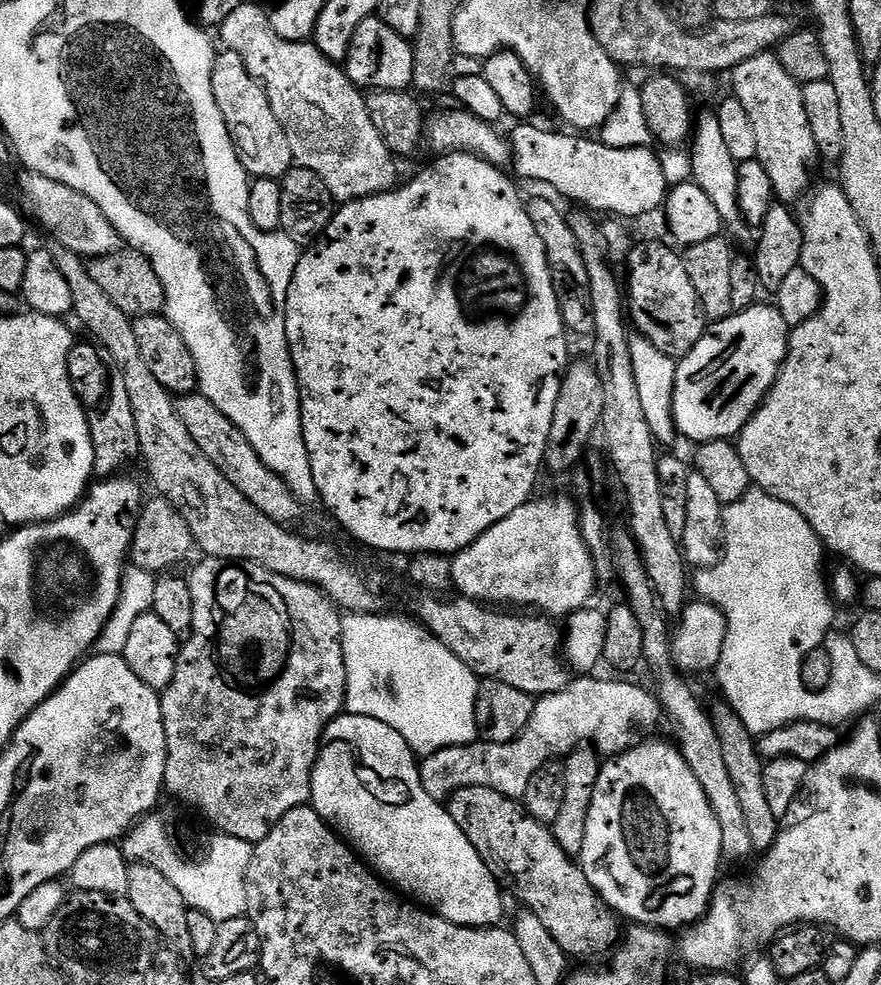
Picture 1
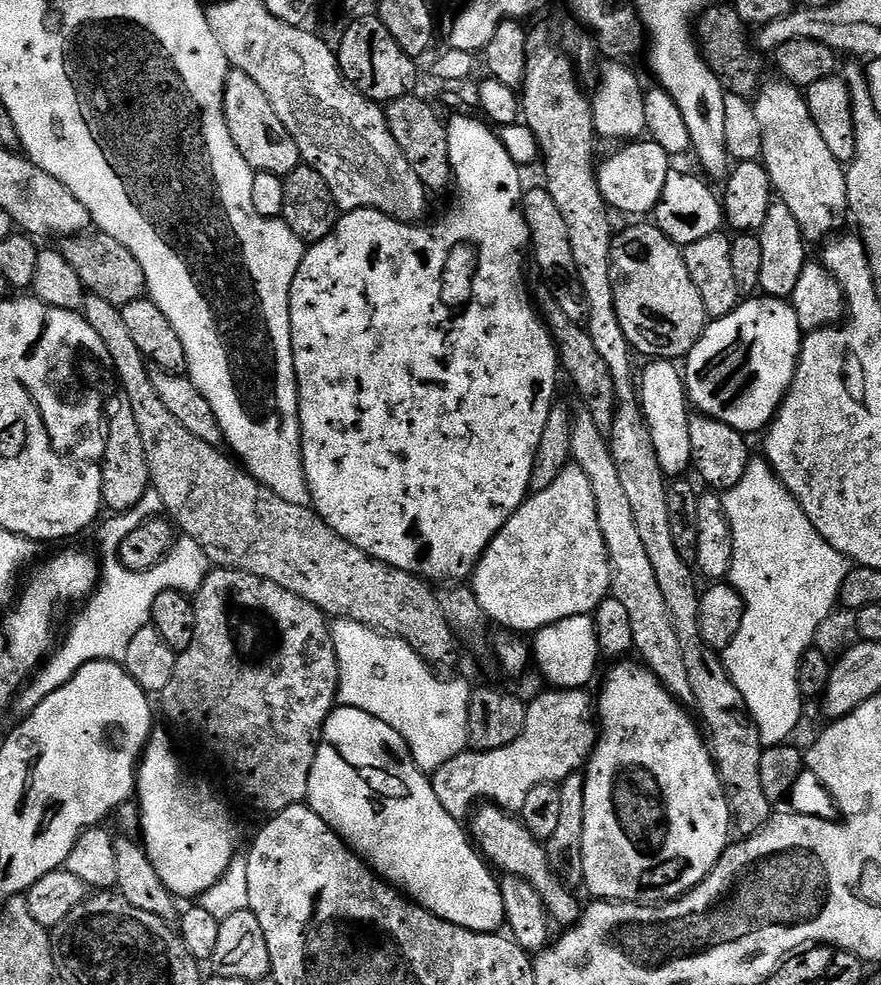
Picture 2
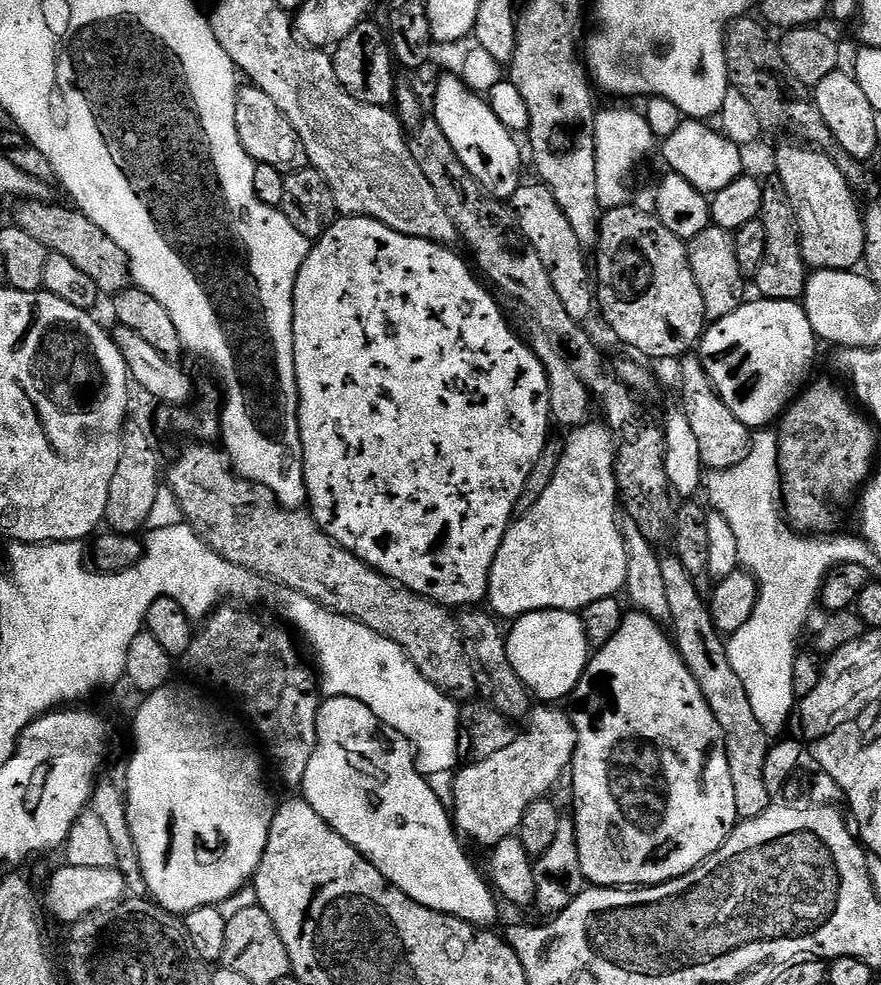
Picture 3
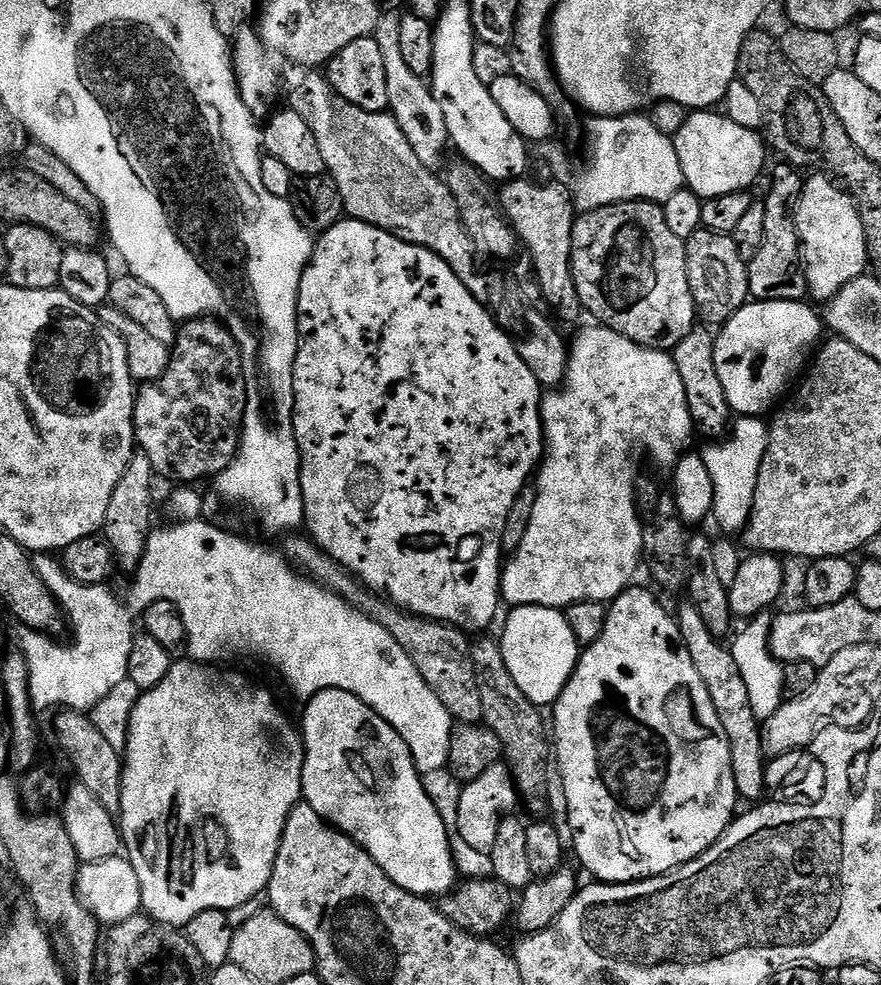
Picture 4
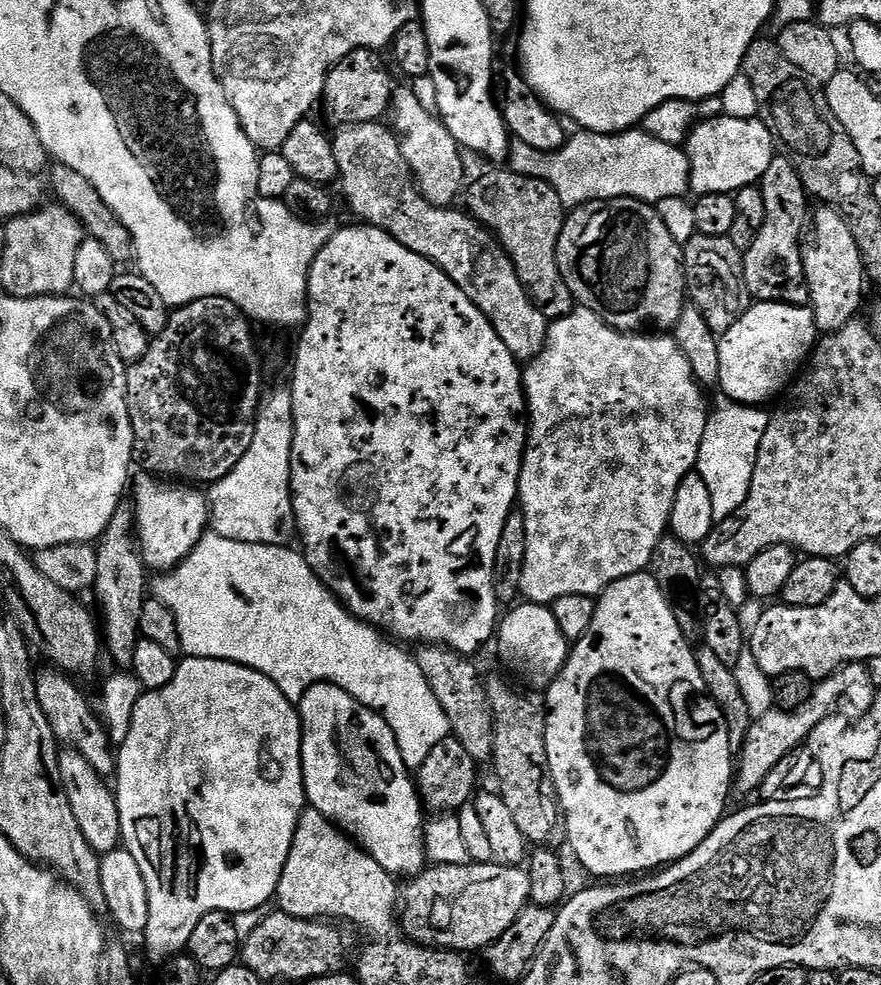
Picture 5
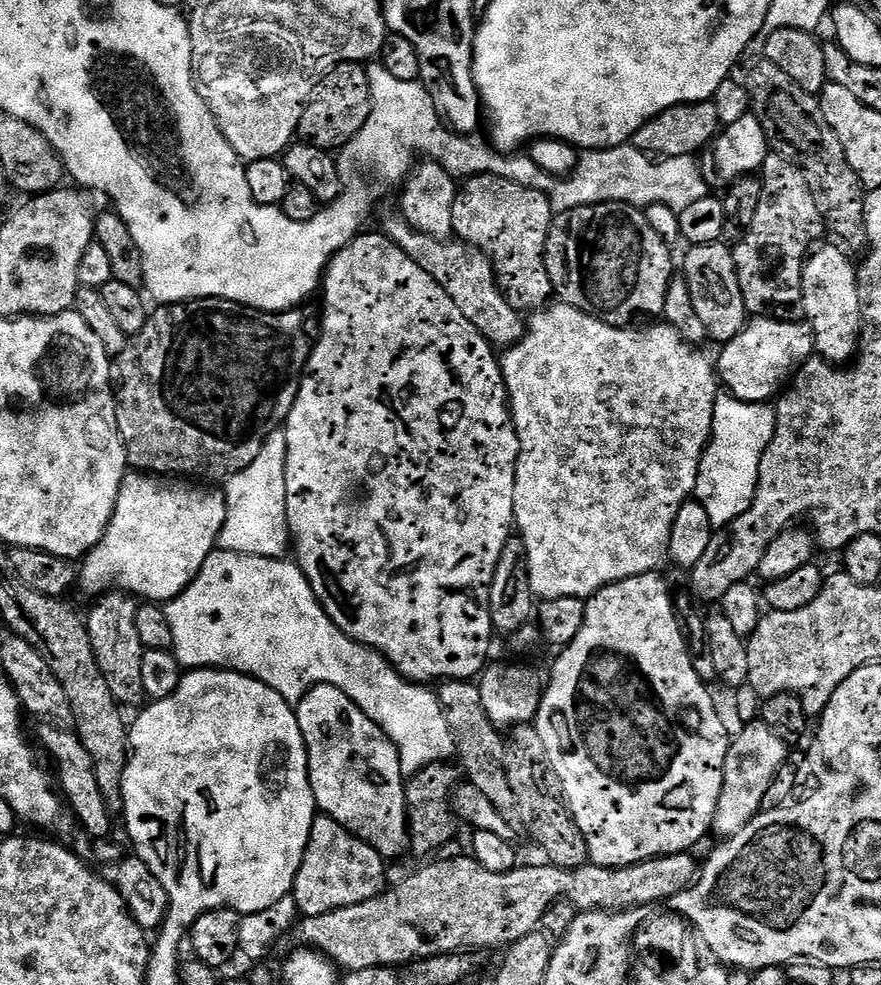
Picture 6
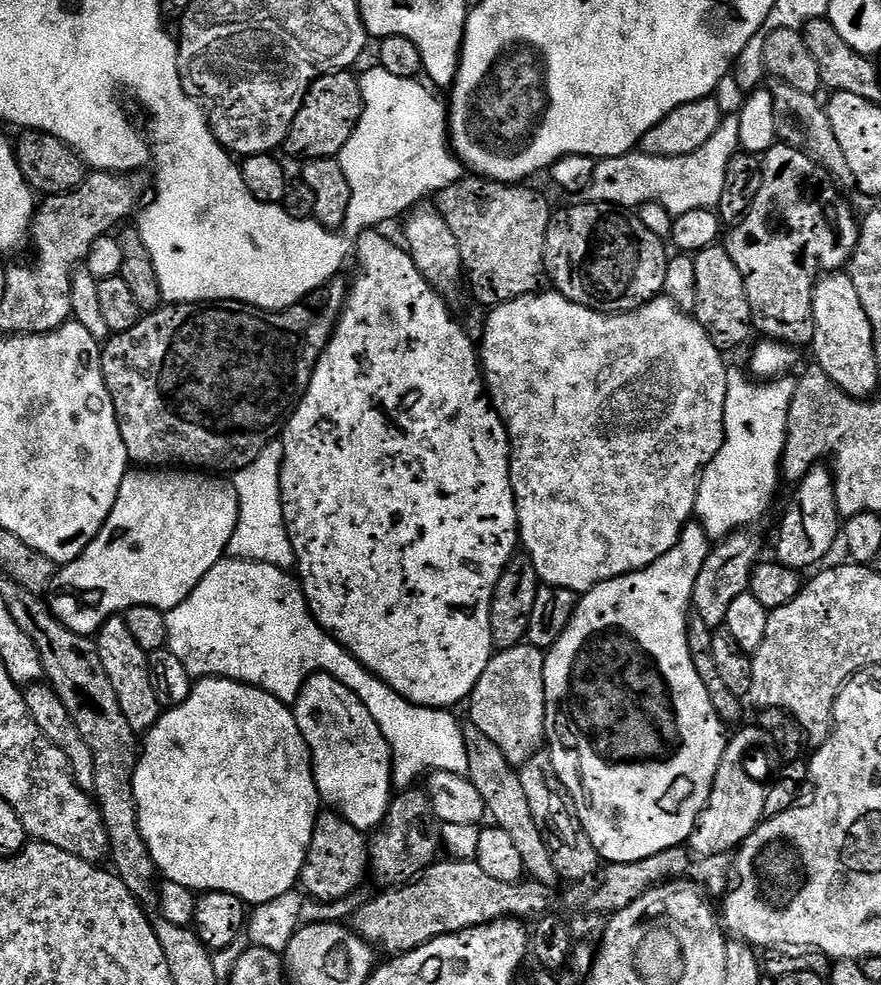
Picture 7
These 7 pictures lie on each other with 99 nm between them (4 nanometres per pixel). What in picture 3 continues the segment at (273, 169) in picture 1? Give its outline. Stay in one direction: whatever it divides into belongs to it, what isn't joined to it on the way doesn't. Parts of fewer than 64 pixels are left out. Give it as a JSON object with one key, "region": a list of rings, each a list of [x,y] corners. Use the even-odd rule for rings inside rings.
{"region":[[[255,86],[241,87],[236,93],[236,121],[238,136],[242,138],[242,146],[246,154],[257,164],[274,166],[282,173],[297,172],[309,167],[306,146],[302,138],[298,138],[298,130],[290,126],[286,114],[274,106],[270,94]]]}

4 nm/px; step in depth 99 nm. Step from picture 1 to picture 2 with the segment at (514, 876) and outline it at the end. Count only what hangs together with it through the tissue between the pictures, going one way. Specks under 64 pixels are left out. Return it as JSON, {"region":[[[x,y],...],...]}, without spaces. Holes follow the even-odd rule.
{"region":[[[484,802],[473,811],[470,817],[471,824],[471,839],[493,869],[501,868],[501,873],[509,876],[521,876],[523,880],[530,882],[530,886],[534,886],[534,890],[538,890],[549,917],[555,923],[557,920],[558,923],[564,924],[560,926],[571,926],[580,919],[582,904],[576,901],[577,893],[552,873],[547,847],[541,841],[536,840],[534,834],[530,834],[530,830],[524,828],[524,824],[519,818],[505,812],[503,808],[497,808],[495,804]]]}

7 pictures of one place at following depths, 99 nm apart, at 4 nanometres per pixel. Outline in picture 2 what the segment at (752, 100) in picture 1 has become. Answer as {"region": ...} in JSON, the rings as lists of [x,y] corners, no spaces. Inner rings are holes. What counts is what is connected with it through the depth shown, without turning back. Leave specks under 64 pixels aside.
{"region":[[[783,78],[775,79],[769,84],[767,81],[754,96],[758,127],[762,130],[762,163],[770,174],[773,193],[786,206],[790,206],[790,211],[794,214],[805,241],[824,242],[841,231],[840,223],[843,222],[844,216],[846,220],[849,215],[846,198],[848,173],[842,161],[834,158],[834,154],[830,154],[829,148],[826,147],[826,142],[822,142],[822,134],[818,134],[818,126],[814,126],[814,118],[808,109],[805,93]]]}

